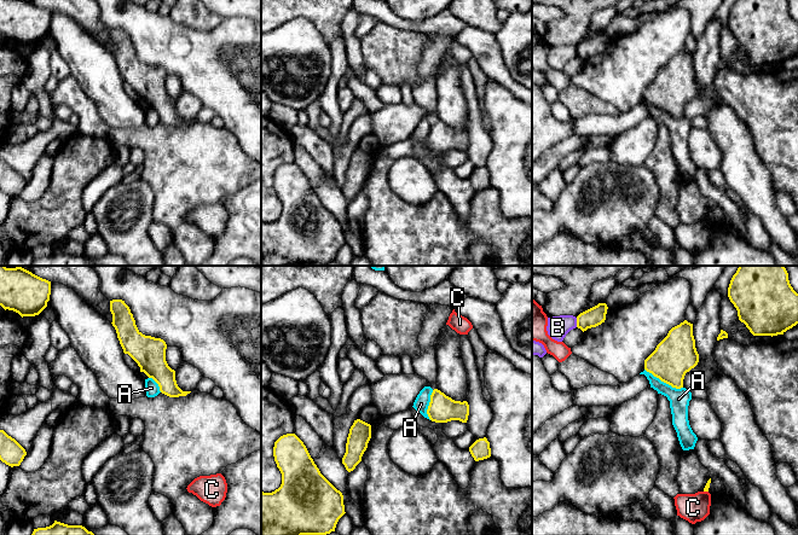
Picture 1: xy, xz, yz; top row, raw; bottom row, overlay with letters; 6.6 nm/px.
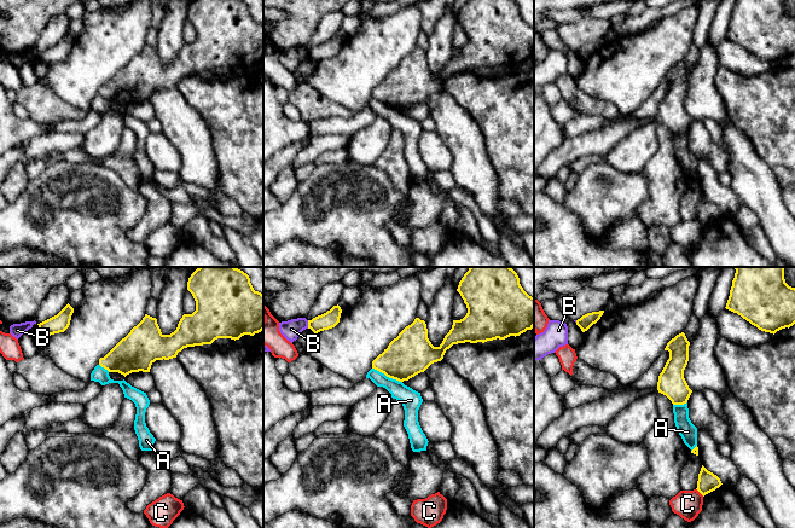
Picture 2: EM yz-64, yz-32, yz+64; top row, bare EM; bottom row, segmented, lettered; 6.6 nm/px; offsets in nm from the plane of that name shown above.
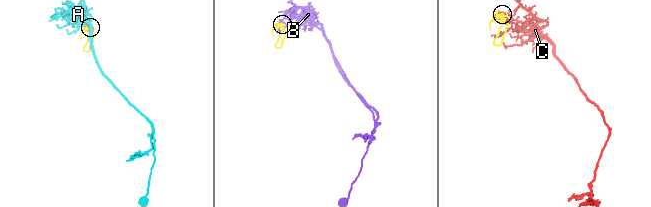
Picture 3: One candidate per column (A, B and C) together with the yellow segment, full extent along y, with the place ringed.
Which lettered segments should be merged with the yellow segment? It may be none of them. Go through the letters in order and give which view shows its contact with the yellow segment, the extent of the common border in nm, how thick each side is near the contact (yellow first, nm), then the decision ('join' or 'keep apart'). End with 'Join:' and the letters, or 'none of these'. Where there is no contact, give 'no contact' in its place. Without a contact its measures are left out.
A: contact in yz; length 280 nm; calibres 280 and 130 nm; keep apart
B: contact in yz; length 60 nm; calibres 130 and 150 nm; keep apart
C: contact in yz; length 30 nm; calibres 30 and 190 nm; keep apart
Join: none of these

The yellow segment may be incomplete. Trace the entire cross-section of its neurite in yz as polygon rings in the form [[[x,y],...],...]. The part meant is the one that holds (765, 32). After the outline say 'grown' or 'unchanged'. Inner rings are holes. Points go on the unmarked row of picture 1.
[[[736,0],[728,27],[738,46],[753,65],[777,65],[798,53],[798,23],[788,10],[787,0]]] | unchanged

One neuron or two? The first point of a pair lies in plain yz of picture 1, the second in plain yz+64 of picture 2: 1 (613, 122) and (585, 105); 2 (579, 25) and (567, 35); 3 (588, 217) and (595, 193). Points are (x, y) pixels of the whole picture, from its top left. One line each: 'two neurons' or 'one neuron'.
1: two neurons
2: one neuron
3: one neuron

